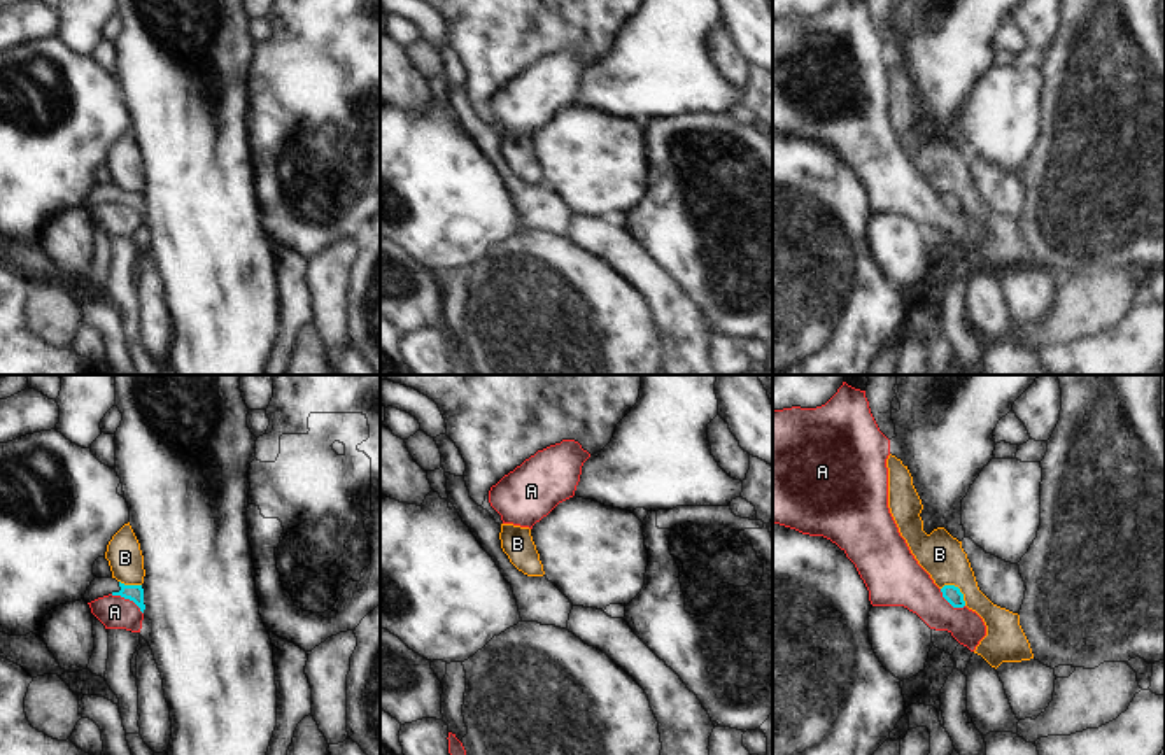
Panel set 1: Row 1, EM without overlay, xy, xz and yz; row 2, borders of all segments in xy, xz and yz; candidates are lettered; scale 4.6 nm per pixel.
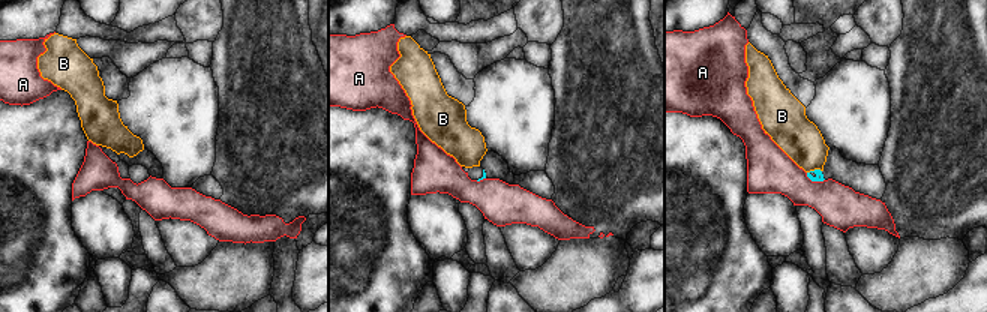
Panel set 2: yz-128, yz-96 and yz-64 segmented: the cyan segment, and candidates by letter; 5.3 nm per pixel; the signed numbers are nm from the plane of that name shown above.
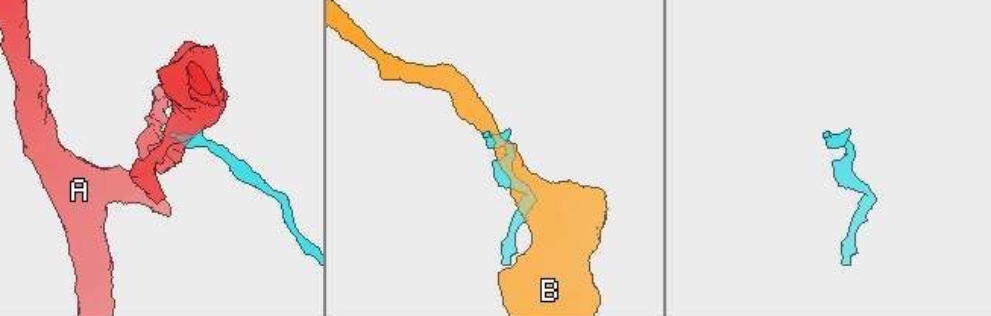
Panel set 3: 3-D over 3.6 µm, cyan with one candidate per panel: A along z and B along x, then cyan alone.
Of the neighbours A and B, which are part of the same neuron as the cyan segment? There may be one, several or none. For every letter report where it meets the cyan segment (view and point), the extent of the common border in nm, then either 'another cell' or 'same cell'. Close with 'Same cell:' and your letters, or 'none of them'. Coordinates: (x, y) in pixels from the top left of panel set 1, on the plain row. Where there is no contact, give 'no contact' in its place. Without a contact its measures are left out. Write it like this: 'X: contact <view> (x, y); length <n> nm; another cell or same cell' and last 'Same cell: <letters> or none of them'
A: contact xy (128, 205); length 180 nm; another cell
B: contact yz (959, 197); length 150 nm; another cell
Same cell: none of them

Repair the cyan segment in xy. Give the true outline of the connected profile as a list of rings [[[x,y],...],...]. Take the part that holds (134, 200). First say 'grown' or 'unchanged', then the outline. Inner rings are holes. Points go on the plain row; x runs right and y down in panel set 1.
grown; [[[95,186],[84,201],[84,208],[91,210],[109,201],[133,208],[142,221],[145,217],[142,193],[124,193],[116,186]]]

